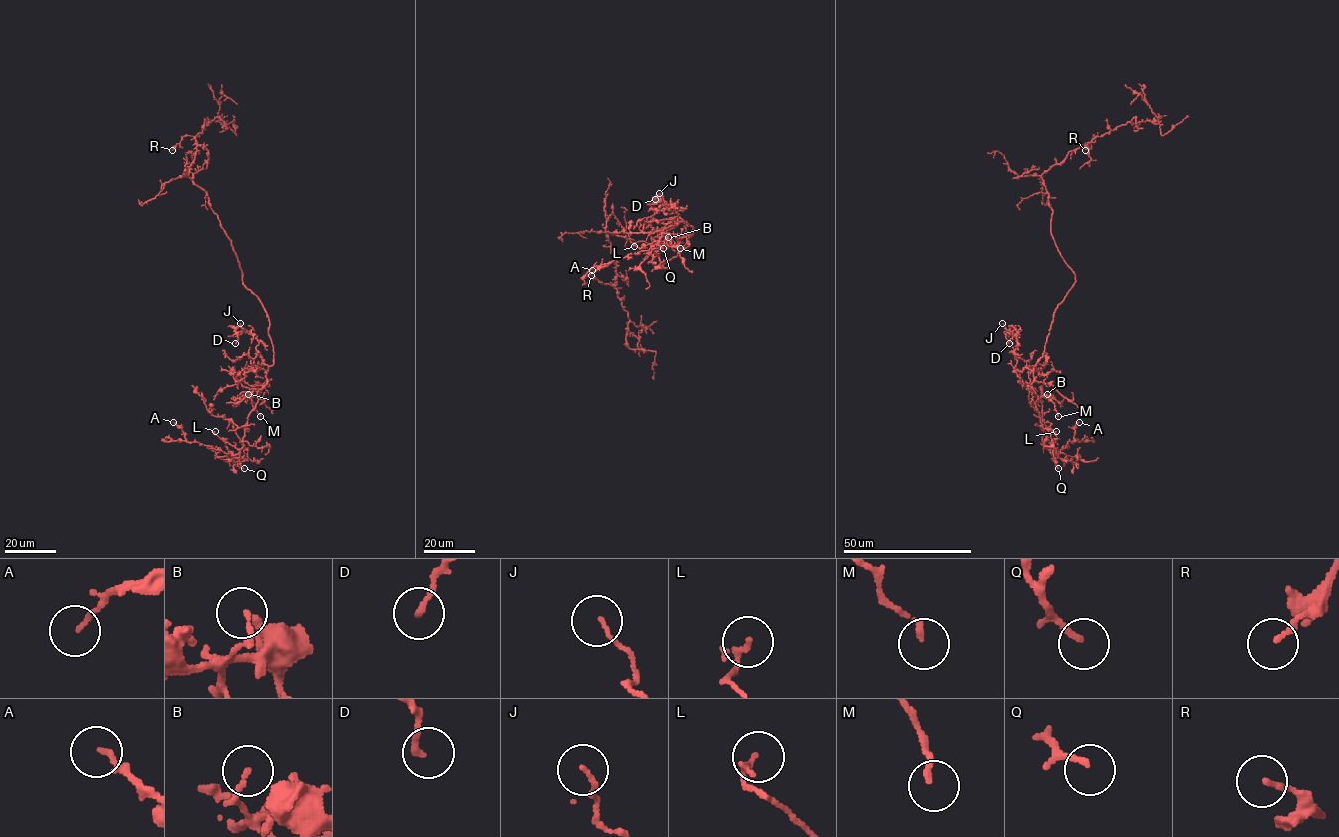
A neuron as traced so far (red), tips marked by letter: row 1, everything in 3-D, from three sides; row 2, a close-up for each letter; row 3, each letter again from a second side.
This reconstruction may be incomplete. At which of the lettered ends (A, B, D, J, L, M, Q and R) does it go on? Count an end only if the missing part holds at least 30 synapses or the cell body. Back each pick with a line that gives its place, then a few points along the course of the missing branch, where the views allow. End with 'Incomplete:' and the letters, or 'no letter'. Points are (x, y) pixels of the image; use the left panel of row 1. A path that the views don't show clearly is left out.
Q: place (244, 468); course (244, 468), (260, 477), (275, 457)
Incomplete: Q

